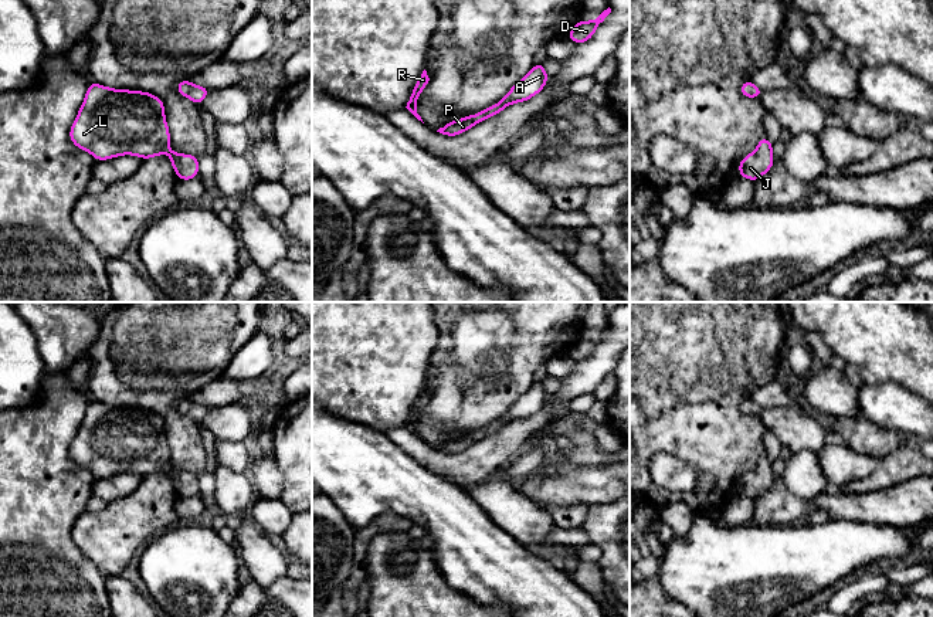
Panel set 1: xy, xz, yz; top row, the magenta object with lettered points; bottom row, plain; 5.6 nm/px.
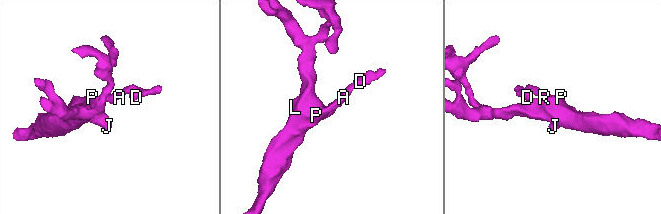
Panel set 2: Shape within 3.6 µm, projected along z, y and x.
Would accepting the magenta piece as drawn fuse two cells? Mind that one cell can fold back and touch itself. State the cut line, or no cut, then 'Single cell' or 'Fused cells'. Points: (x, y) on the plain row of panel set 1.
No split. Single cell

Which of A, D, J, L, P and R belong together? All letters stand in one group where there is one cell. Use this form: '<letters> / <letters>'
A D J L P R

